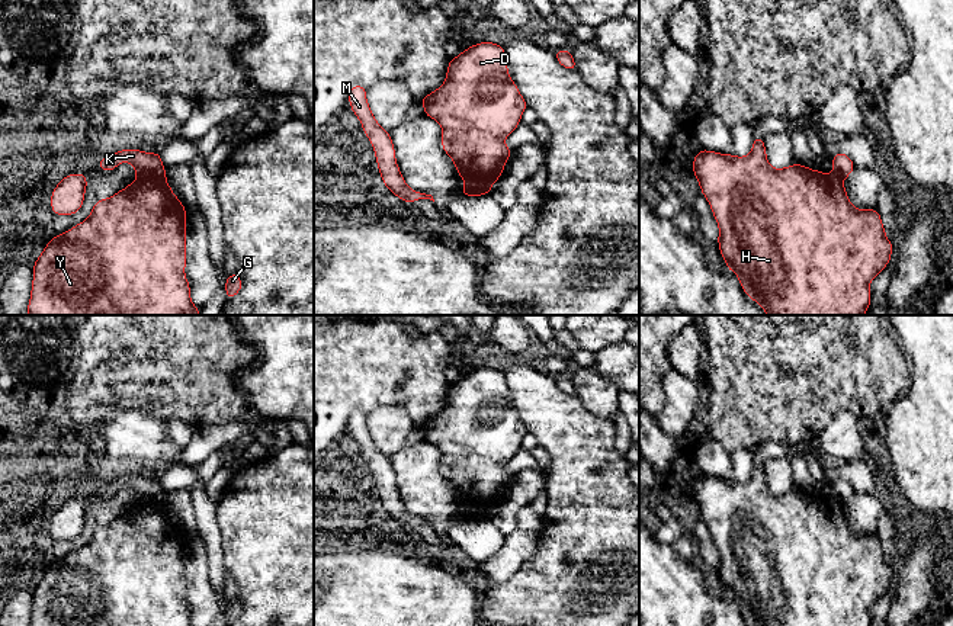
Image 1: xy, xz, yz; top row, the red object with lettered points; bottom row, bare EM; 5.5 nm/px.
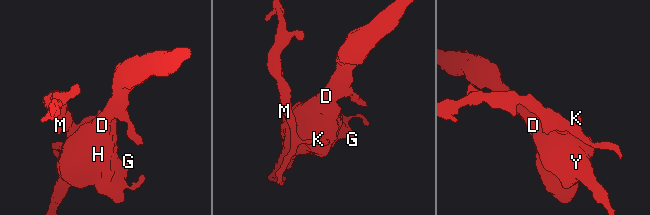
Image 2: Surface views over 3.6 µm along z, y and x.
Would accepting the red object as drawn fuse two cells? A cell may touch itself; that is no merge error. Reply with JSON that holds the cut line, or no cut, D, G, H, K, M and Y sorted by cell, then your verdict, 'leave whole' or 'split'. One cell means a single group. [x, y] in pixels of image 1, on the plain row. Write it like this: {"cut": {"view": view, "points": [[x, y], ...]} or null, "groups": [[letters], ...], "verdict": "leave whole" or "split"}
{"cut": {"view": "xy", "points": [[164, 503], [138, 504]]}, "groups": [["D", "G", "H", "Y"], ["K", "M"]], "verdict": "split"}

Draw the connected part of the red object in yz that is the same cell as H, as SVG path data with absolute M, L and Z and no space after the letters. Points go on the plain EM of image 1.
M754 462L754 469L747 482L732 479L721 479L709 475L700 475L693 482L693 500L699 507L702 520L707 524L712 539L719 552L718 569L719 578L726 587L726 594L732 595L741 609L745 620L753 626L870 626L870 606L875 604L891 587L893 577L892 568L888 565L883 548L877 534L857 534L850 526L844 514L843 504L812 495L802 489L792 489L784 494L773 494L767 487L764 463Z

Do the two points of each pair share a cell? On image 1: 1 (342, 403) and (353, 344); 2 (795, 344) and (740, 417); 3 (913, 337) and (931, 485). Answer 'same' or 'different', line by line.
1: same
2: same
3: same

